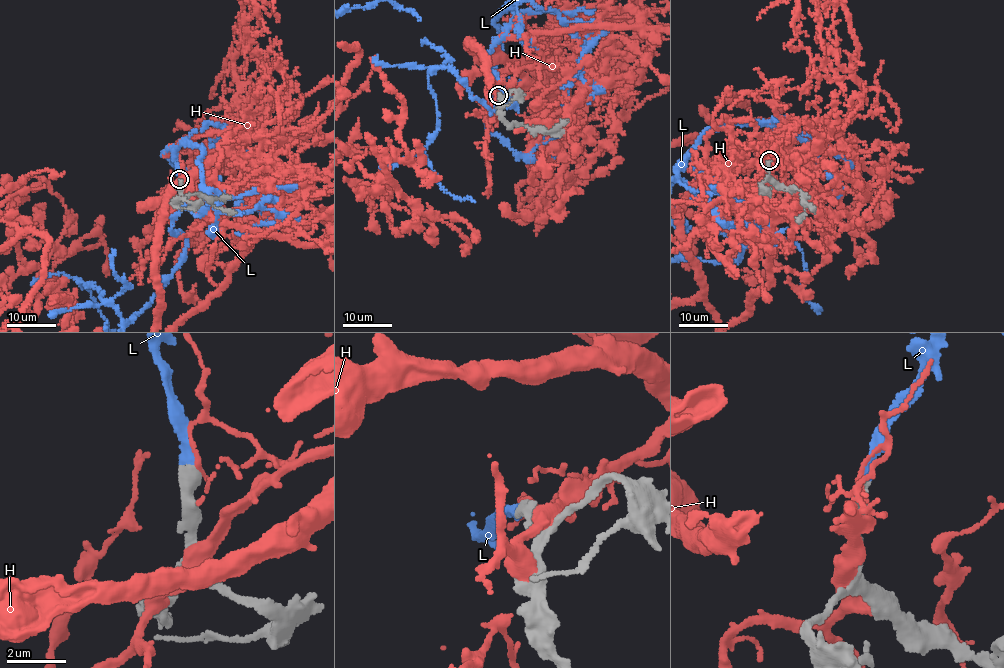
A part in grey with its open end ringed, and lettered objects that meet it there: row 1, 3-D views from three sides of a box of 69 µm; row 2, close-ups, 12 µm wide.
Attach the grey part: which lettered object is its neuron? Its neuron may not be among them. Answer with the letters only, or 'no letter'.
L

